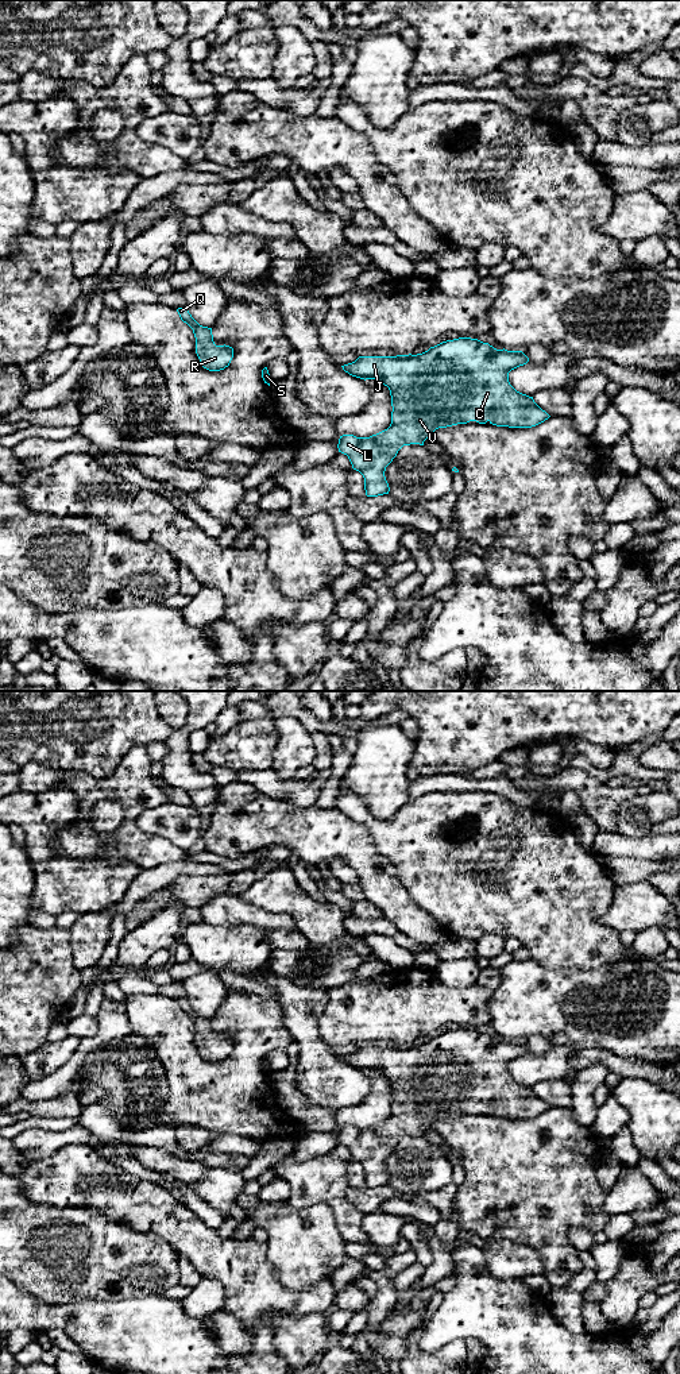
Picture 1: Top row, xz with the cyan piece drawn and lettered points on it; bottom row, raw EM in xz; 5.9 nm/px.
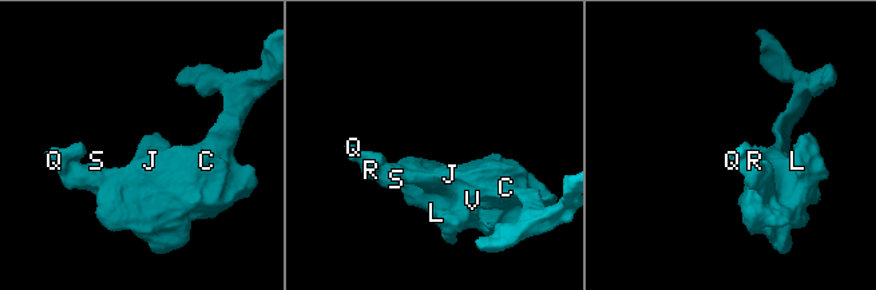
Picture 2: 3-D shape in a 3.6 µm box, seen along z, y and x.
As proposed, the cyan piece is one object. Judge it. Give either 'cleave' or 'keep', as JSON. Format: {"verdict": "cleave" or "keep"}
{"verdict": "keep"}

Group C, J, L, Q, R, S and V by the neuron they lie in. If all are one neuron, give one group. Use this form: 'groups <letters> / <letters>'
groups C J L Q R S V

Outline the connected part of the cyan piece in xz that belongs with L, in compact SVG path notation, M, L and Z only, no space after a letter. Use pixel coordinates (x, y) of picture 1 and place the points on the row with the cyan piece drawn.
M459 337L443 341L417 355L359 356L341 366L345 373L360 379L376 379L389 387L391 395L391 424L370 437L343 435L339 452L348 456L352 468L364 478L367 497L389 494L386 467L403 445L424 445L433 432L457 424L487 421L497 427L532 428L550 416L526 394L509 382L509 373L529 362L522 351L497 350L478 339Z

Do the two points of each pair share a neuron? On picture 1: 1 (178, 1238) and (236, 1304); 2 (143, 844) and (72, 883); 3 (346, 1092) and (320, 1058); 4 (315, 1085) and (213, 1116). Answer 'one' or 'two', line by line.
1: one
2: two
3: one
4: two

